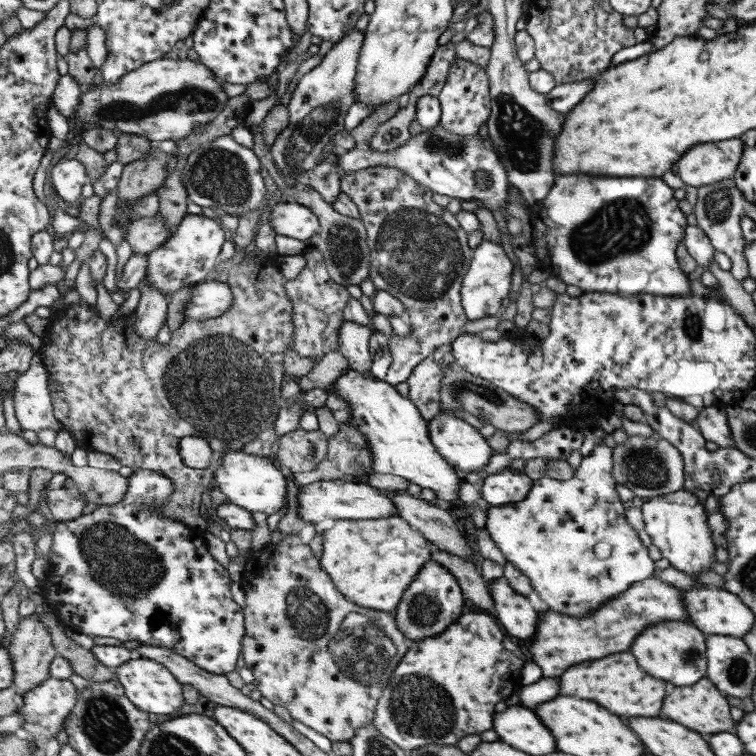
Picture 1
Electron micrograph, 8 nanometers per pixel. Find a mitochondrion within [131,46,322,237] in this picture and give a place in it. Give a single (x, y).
(219, 175)

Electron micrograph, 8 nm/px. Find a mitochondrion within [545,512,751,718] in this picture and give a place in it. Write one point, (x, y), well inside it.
(689, 657)

